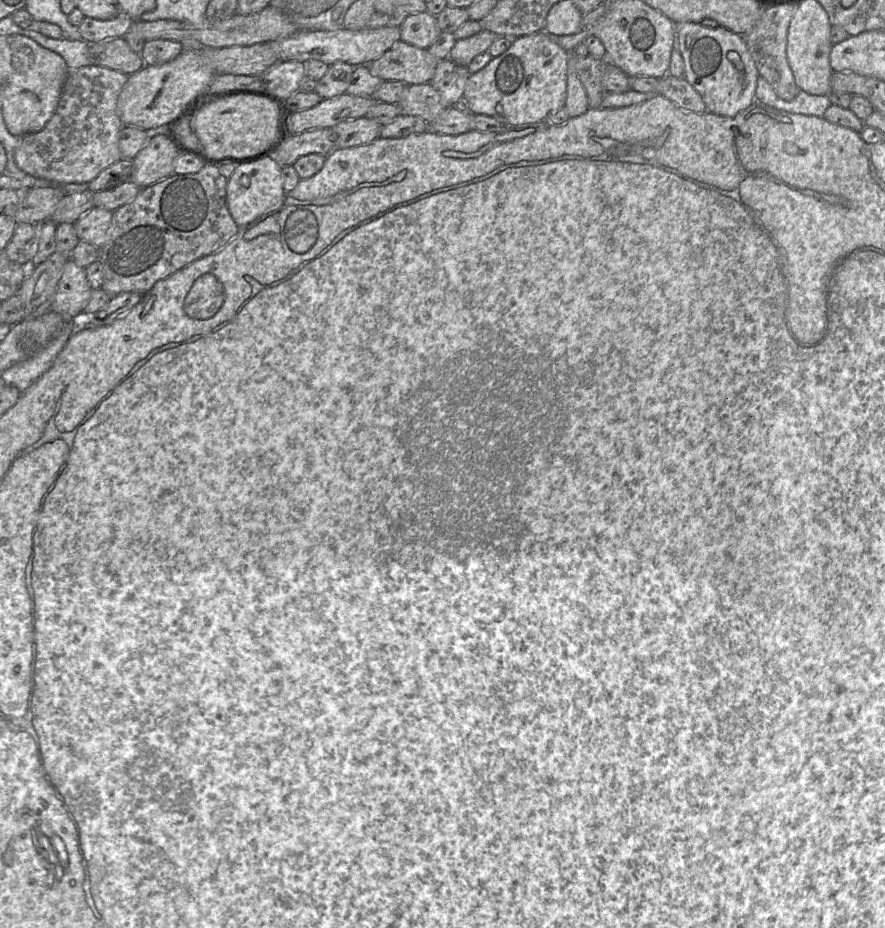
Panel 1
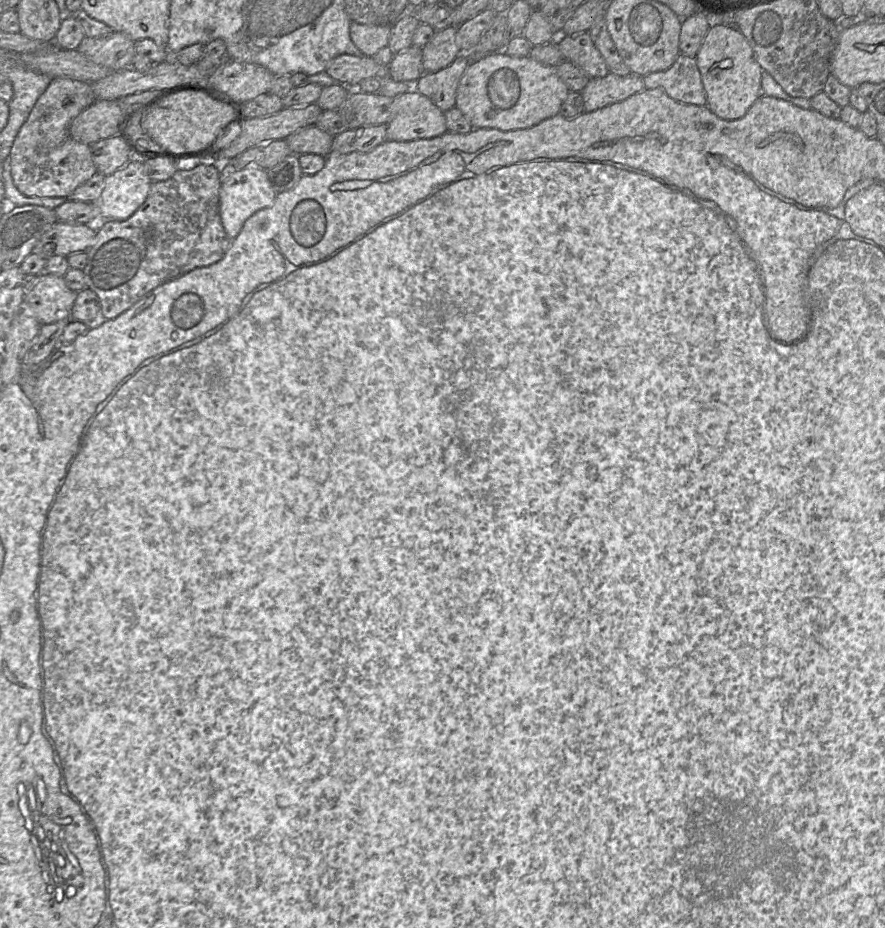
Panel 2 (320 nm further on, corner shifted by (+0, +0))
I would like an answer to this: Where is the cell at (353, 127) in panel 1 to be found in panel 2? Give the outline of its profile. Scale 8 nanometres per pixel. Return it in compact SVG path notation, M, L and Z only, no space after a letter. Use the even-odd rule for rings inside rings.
M315 125L307 126L290 134L285 141L291 153L327 156L332 149L334 137Z

